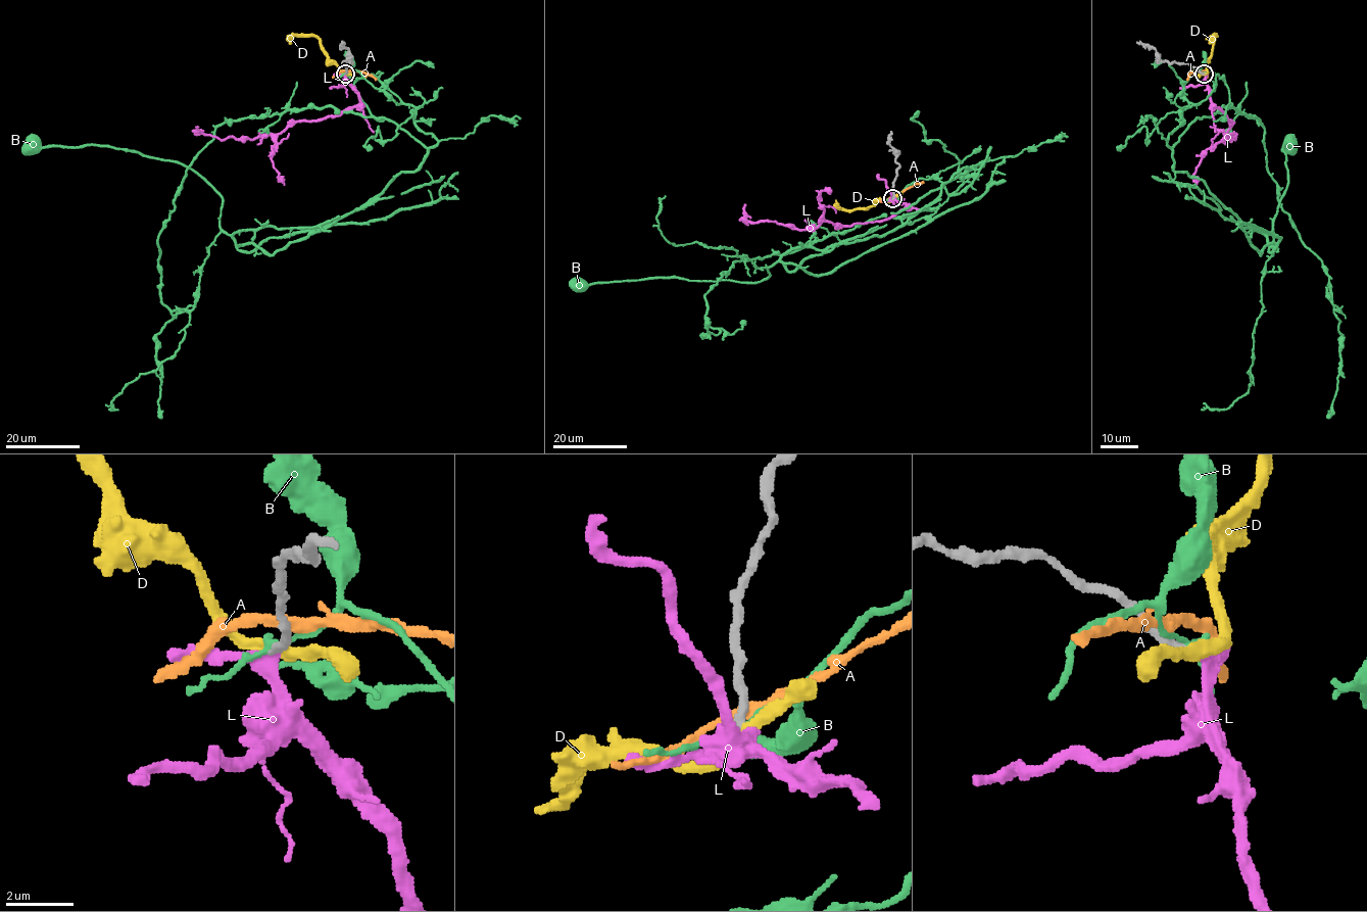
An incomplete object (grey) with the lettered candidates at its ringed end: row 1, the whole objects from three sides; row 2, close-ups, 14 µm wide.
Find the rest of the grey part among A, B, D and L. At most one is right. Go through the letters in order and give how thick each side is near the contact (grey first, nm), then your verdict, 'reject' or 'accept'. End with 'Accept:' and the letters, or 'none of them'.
A: 360 nm thick on the grey side, 320 nm on the other; reject
B: 280 nm thick on the grey side, 150 nm on the other; reject
D: 280 nm thick on the grey side, 360 nm on the other; reject
L: 260 nm thick on the grey side, 240 nm on the other; accept
Accept: L

